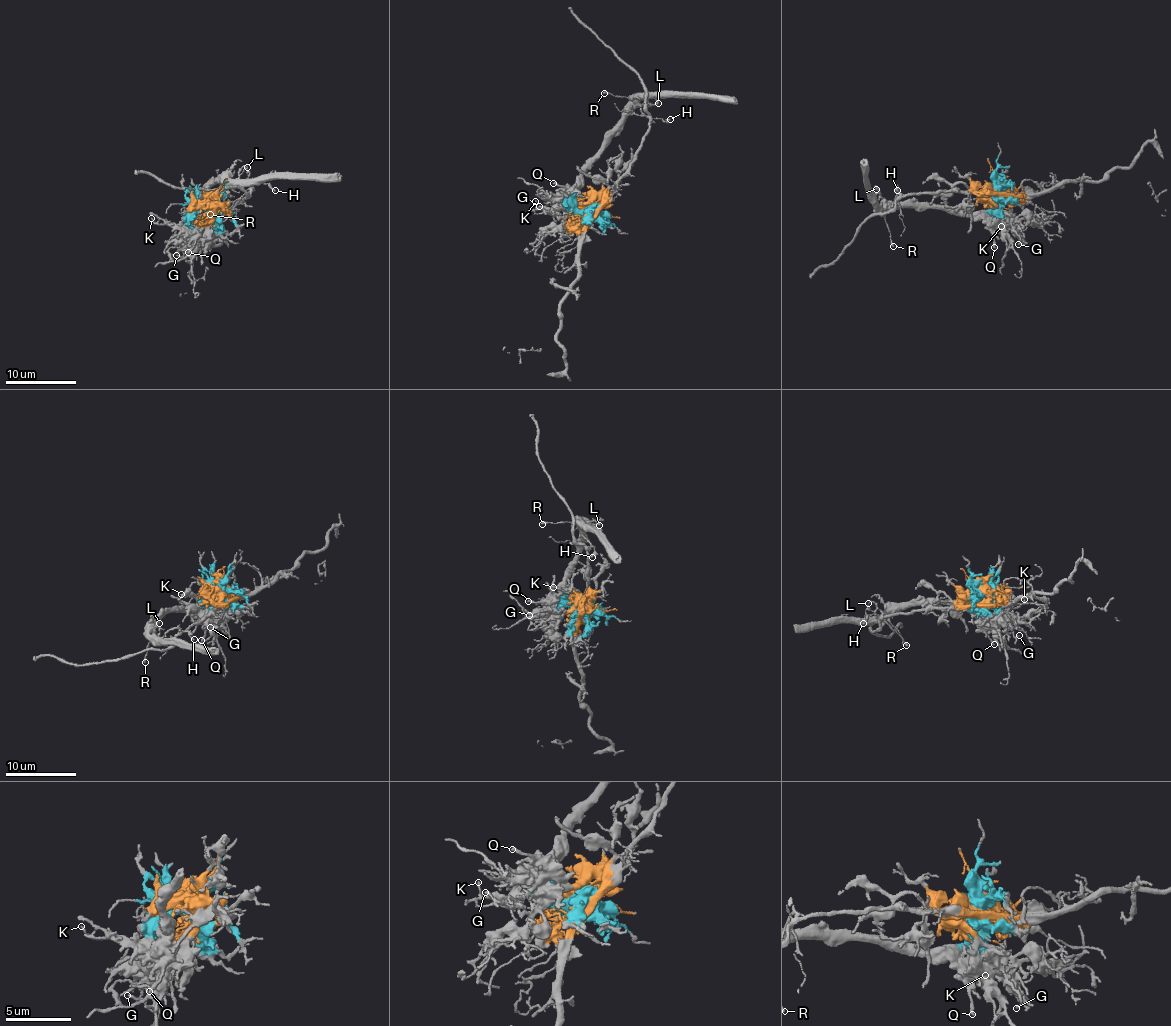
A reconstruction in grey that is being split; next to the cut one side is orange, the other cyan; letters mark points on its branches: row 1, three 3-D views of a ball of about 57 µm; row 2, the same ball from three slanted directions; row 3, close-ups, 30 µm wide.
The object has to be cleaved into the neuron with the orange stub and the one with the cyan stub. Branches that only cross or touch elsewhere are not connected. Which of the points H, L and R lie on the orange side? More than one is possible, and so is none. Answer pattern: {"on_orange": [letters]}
{"on_orange": ["H"]}

